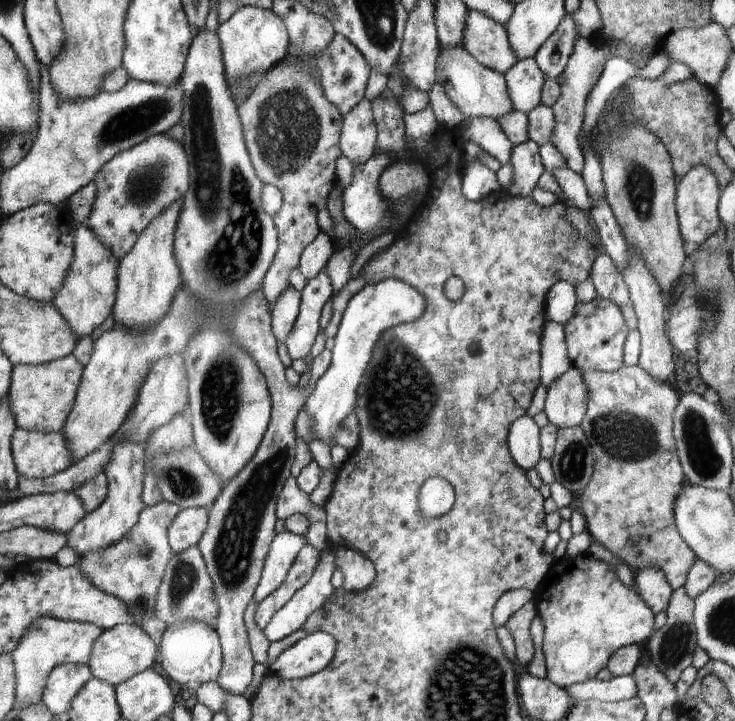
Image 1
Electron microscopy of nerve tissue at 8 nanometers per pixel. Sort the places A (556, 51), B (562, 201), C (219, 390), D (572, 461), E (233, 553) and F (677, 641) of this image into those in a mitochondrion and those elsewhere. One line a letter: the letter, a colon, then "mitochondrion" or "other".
A: other
B: other
C: mitochondrion
D: mitochondrion
E: mitochondrion
F: mitochondrion

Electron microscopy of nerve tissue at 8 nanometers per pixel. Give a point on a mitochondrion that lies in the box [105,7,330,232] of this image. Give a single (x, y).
(289, 123)

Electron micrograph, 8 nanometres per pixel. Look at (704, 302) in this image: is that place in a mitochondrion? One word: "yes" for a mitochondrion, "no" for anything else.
no

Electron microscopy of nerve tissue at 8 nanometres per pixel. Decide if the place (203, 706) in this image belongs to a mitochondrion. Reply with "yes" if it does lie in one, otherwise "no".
no

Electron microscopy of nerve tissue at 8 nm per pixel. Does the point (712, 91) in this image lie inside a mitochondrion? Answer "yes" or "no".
no

